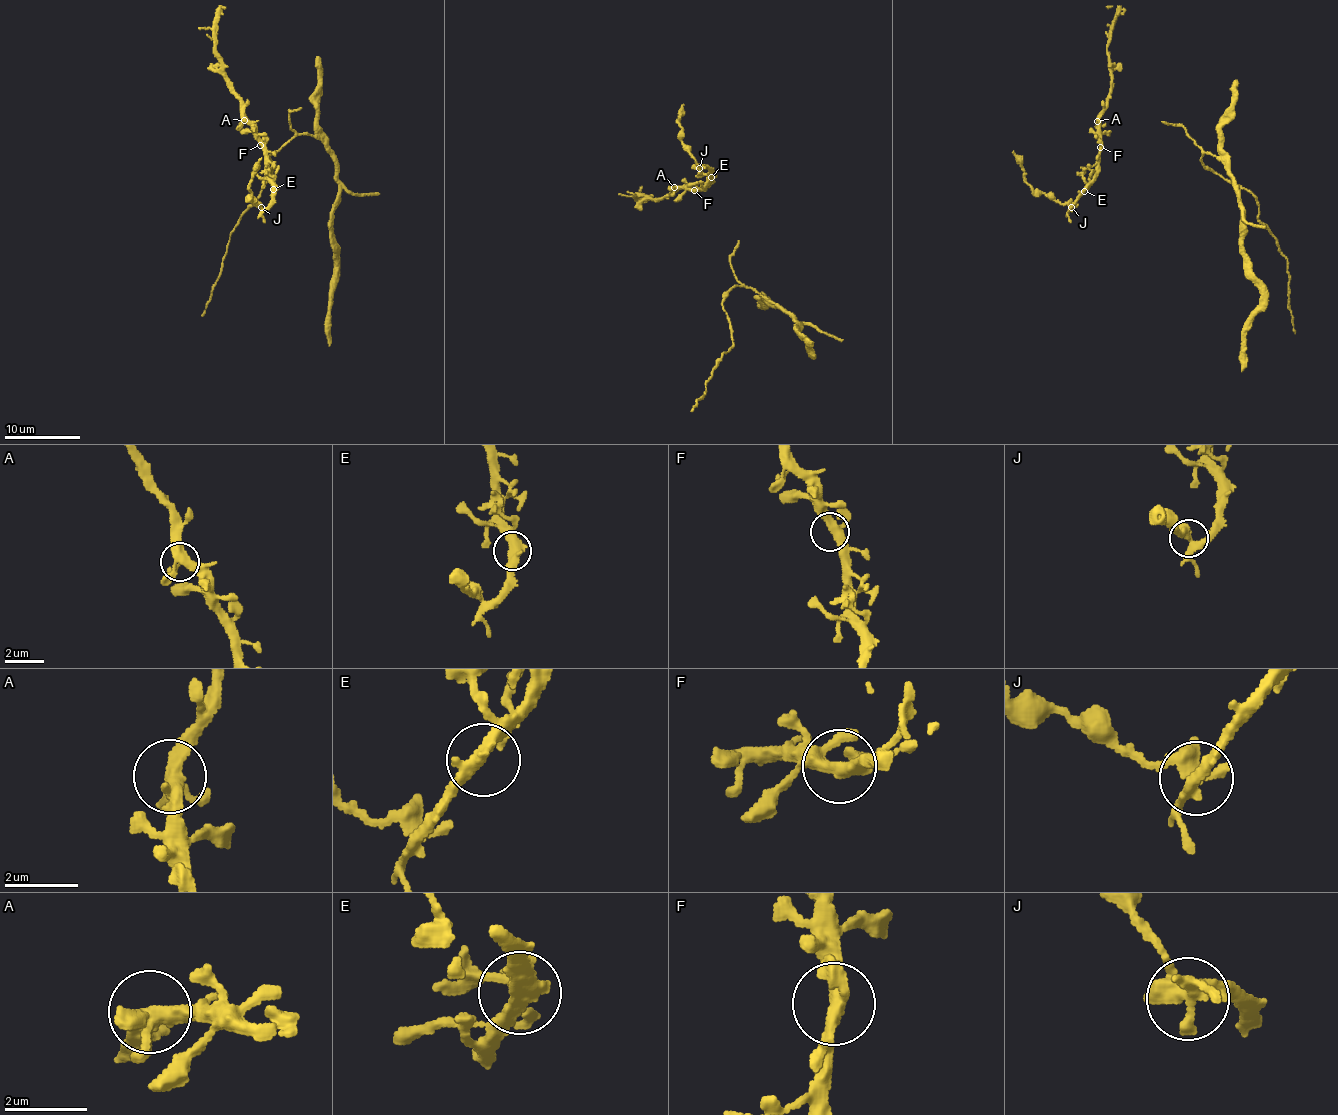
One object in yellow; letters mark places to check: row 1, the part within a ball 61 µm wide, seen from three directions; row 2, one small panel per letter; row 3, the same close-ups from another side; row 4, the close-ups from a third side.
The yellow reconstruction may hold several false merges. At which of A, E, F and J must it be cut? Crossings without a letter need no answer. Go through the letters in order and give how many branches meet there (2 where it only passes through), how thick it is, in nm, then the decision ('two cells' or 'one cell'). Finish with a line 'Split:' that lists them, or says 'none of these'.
A: 4 | 360 nm | one cell
E: 3 | 340 nm | one cell
F: 3 | 320 nm | one cell
J: 3 | 360 nm | two cells
Split: J

